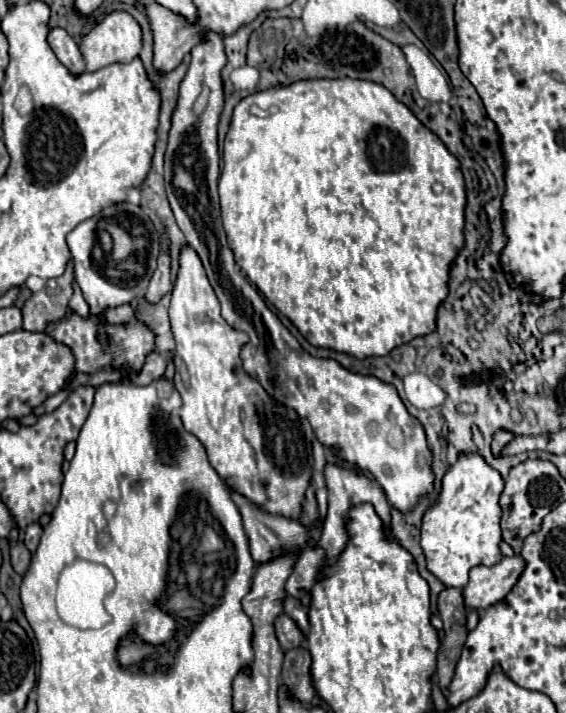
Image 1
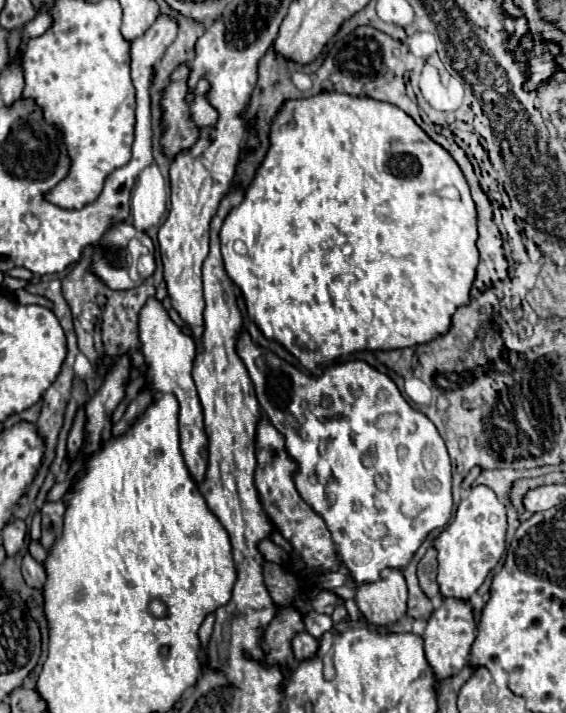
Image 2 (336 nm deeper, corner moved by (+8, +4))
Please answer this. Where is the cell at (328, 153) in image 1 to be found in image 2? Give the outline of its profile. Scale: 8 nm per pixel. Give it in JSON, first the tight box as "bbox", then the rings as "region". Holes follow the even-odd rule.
{"bbox":[219,92,479,370],"region":[[[319,92],[317,96],[311,96],[311,98],[299,98],[299,100],[287,100],[283,102],[283,106],[277,110],[277,116],[269,128],[269,150],[265,154],[265,160],[261,162],[255,178],[251,180],[251,184],[247,186],[245,194],[243,194],[243,200],[239,206],[231,208],[231,212],[227,214],[225,222],[223,222],[223,228],[219,232],[221,236],[221,254],[223,258],[223,264],[225,264],[225,270],[229,274],[229,278],[241,288],[243,296],[245,296],[245,304],[247,304],[247,312],[249,316],[257,322],[257,326],[261,328],[261,332],[269,338],[269,340],[275,340],[275,342],[281,342],[295,358],[299,358],[299,362],[313,370],[317,364],[321,362],[327,362],[327,360],[333,360],[333,358],[339,358],[339,356],[345,356],[345,354],[351,354],[351,352],[359,352],[359,350],[393,350],[393,348],[407,348],[407,346],[417,346],[417,344],[425,344],[429,340],[433,340],[435,336],[441,336],[449,330],[449,324],[451,324],[451,316],[453,312],[461,306],[461,304],[469,304],[469,288],[473,284],[473,278],[475,278],[475,268],[477,268],[477,262],[479,262],[479,252],[475,248],[475,240],[477,240],[477,212],[475,212],[475,204],[471,200],[471,194],[469,194],[469,186],[457,166],[457,162],[451,158],[451,154],[441,148],[437,142],[433,142],[417,124],[415,120],[405,114],[401,108],[393,106],[393,104],[387,104],[387,102],[379,102],[379,100],[373,100],[373,98],[367,98],[367,96],[351,96],[351,94],[341,94],[341,92]]]}

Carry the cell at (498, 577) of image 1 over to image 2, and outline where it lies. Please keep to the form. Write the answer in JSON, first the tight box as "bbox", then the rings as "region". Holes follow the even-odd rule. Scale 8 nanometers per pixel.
{"bbox":[423,598,477,680],"region":[[[443,598],[441,606],[429,618],[425,634],[423,634],[425,658],[431,664],[437,680],[457,674],[467,664],[467,656],[469,656],[471,644],[475,642],[475,630],[477,630],[477,624],[475,624],[471,602],[469,600]]]}

